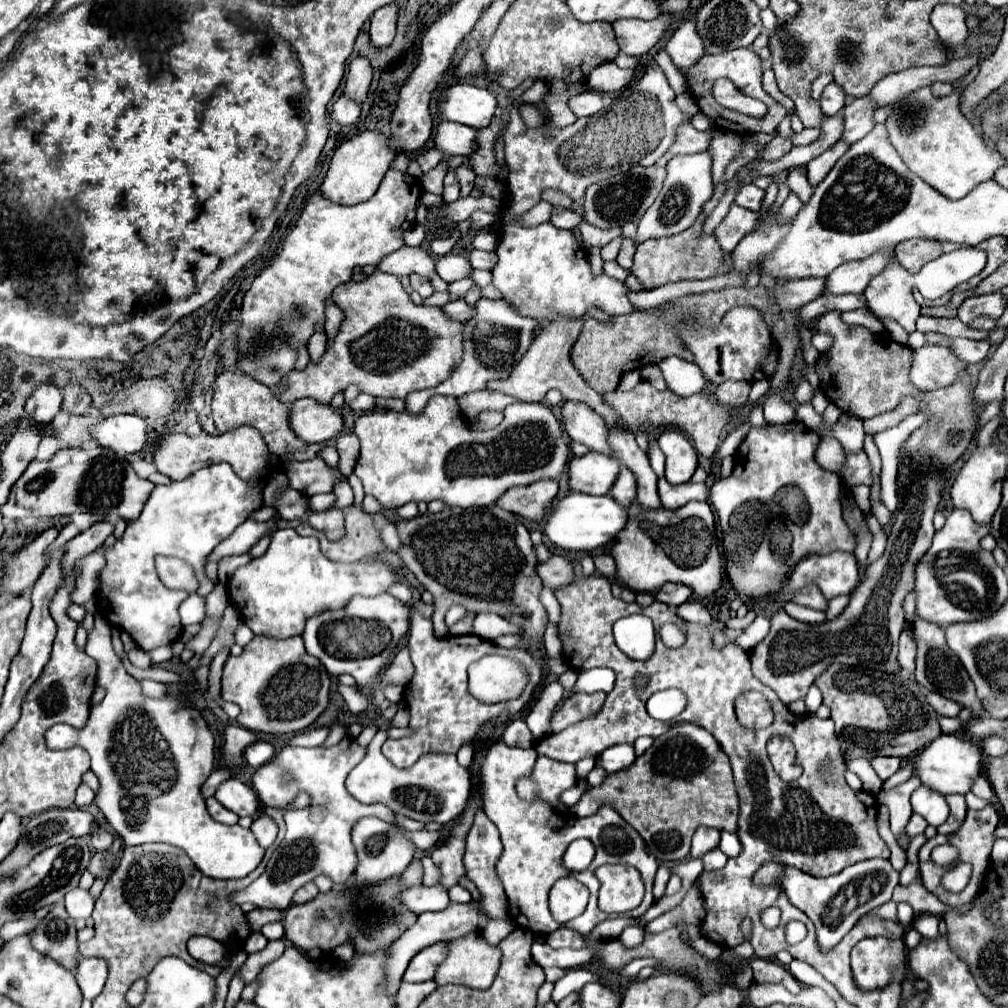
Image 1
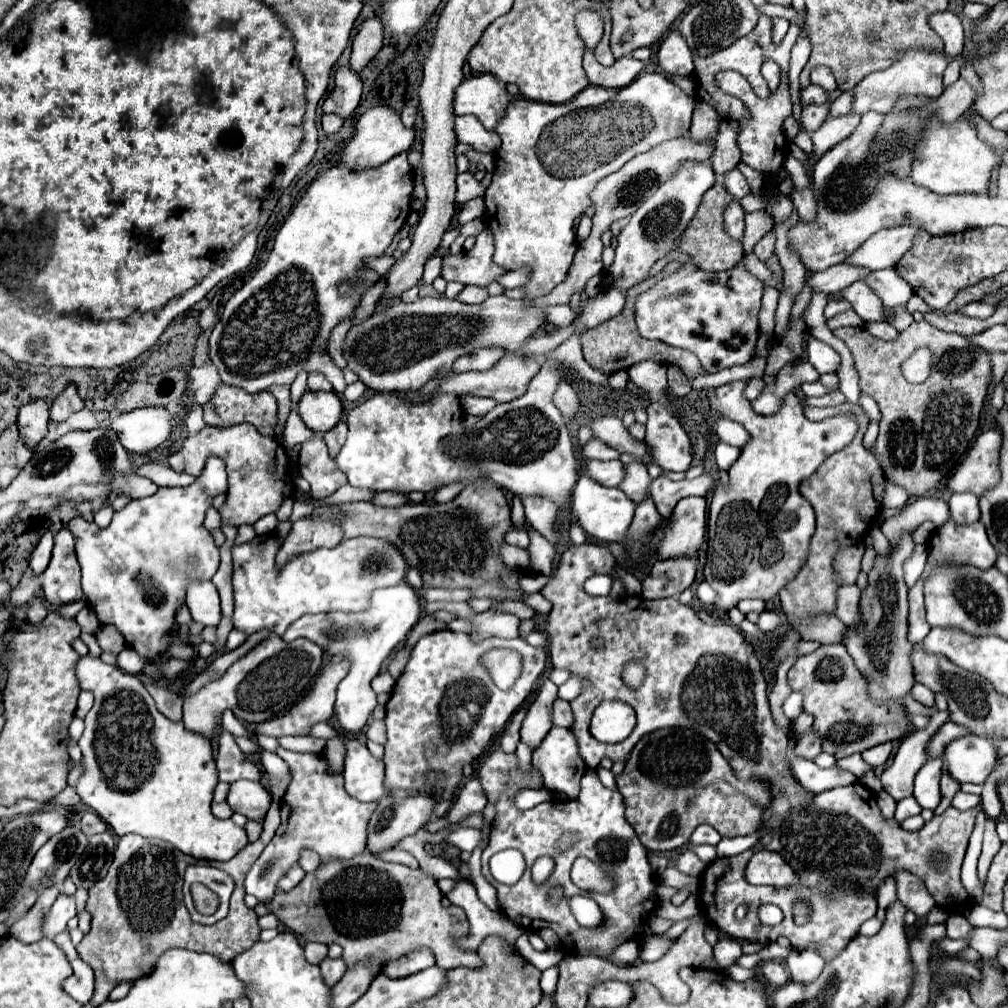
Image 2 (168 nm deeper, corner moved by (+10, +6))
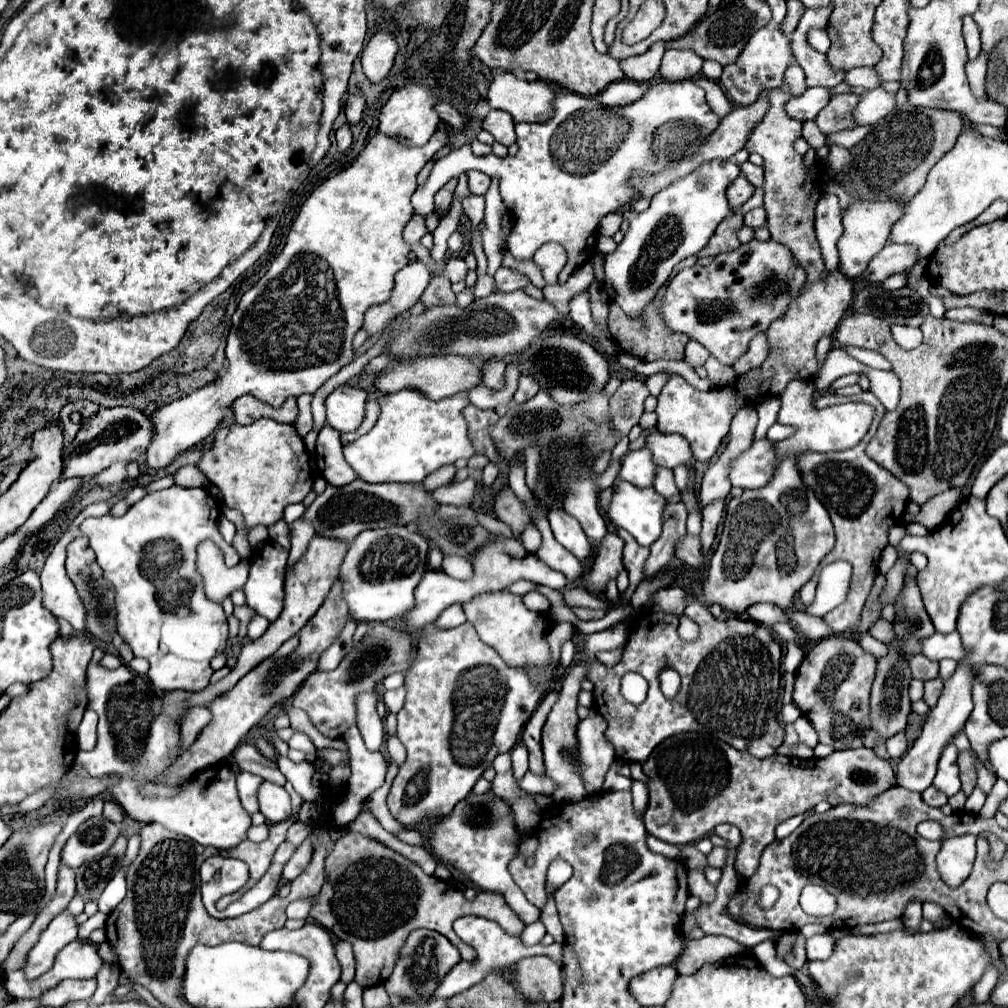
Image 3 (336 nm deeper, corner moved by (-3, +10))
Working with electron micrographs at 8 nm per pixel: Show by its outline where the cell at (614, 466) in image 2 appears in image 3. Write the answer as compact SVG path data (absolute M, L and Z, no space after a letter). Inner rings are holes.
M641 448L627 454L627 458L621 464L619 478L625 482L631 482L633 486L647 488L653 484L655 472L657 472L657 466L651 458L651 452L647 448Z

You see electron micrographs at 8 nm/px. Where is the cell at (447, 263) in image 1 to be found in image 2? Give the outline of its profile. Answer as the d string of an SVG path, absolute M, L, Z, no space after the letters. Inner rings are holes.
M484 230L478 234L474 248L466 254L446 254L442 258L442 278L446 282L456 280L460 284L476 284L486 286L490 284L498 274L504 274L500 268L496 268L490 260L494 252L494 238L490 236L490 230Z

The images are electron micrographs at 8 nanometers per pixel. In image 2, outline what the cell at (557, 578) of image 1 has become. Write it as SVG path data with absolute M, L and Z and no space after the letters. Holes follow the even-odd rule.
M504 544L502 546L502 558L506 560L506 564L510 564L510 568L516 568L516 570L526 570L530 566L530 554L524 548Z

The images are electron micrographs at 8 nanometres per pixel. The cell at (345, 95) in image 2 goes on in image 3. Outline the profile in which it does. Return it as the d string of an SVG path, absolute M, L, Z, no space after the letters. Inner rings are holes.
M361 94L357 96L349 96L347 104L345 104L345 116L347 116L347 122L349 126L355 126L361 122L361 114L365 110L365 98Z

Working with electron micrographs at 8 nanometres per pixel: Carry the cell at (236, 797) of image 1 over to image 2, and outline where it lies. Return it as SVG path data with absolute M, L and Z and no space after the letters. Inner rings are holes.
M238 780L230 784L226 802L234 812L250 820L262 820L262 816L266 816L266 808L270 806L270 794L260 782Z

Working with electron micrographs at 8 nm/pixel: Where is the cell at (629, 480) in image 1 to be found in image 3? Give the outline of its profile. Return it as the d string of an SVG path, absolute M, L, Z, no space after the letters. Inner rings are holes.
M659 468L657 470L657 476L655 476L655 482L653 482L653 488L659 492L659 494L663 494L663 496L667 496L667 500L671 502L679 502L681 500L681 492L679 492L679 488L675 486L675 480L673 480L673 472L671 470L667 470L667 468Z

